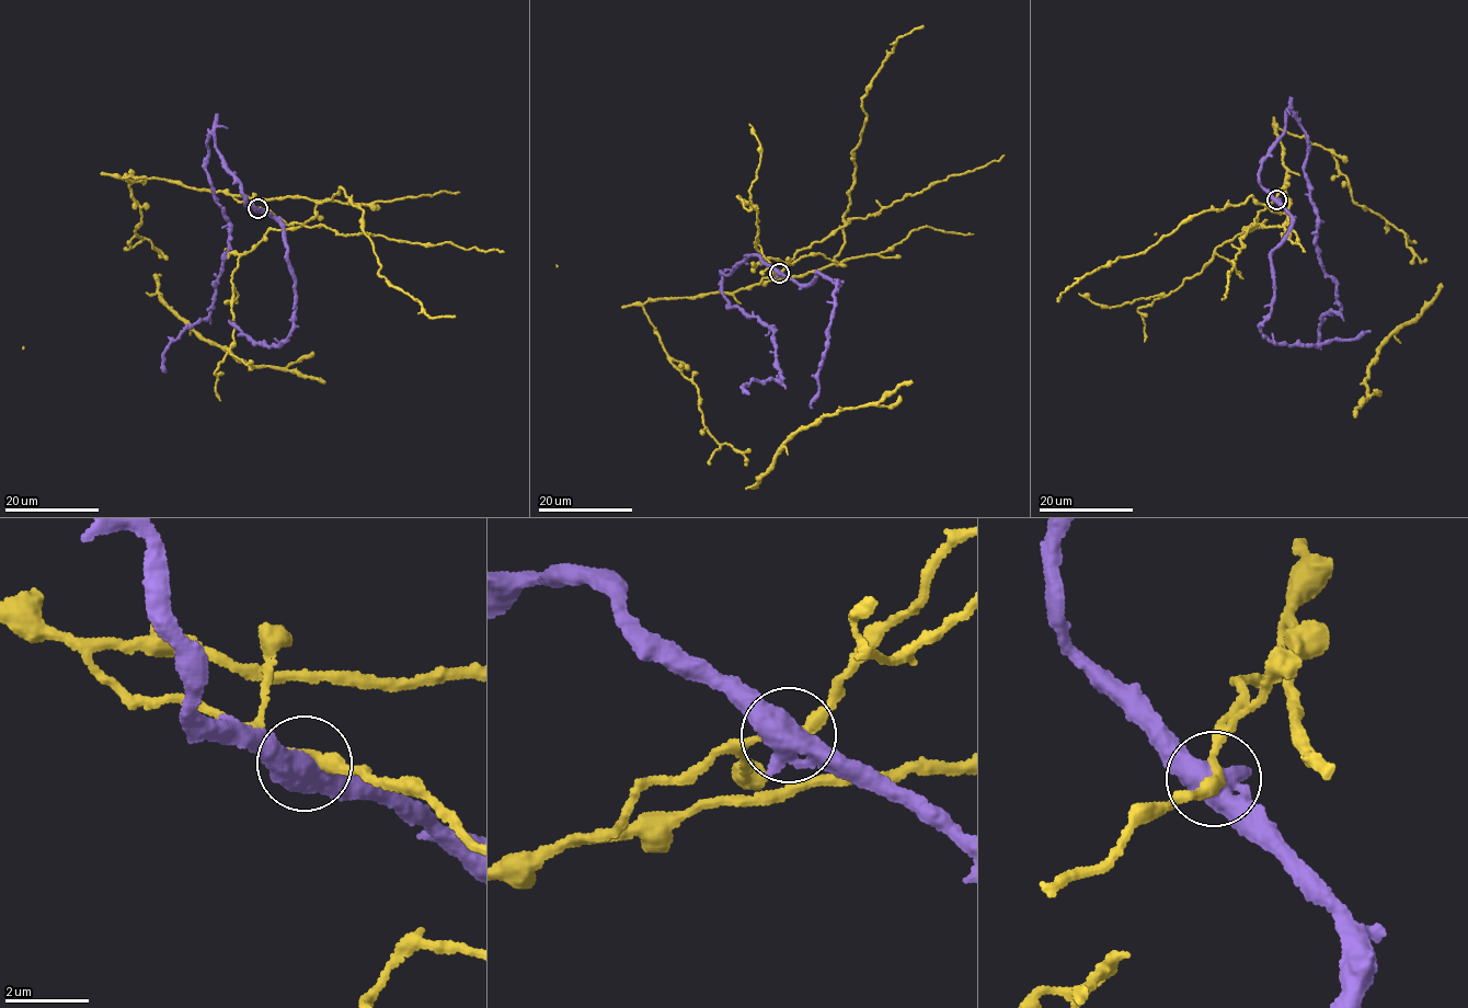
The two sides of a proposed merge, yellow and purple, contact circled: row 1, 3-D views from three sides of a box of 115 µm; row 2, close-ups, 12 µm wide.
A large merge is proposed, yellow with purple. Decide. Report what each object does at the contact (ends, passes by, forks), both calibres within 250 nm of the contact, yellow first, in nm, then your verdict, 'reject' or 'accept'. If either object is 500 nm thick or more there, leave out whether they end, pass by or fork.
260 nm thick on the yellow side, 600 nm on the other; accept

